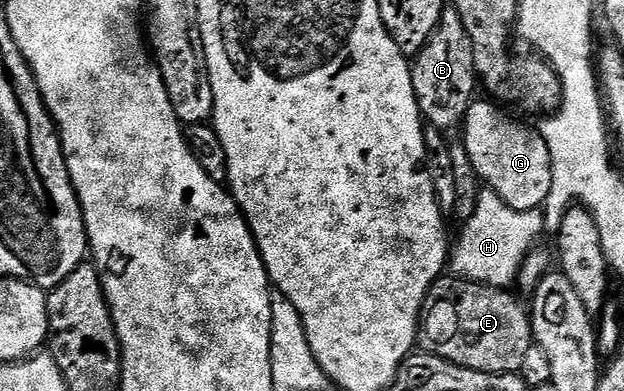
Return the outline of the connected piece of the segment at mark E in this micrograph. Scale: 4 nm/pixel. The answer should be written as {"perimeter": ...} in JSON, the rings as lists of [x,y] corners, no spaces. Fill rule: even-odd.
{"perimeter":[[[443,276],[438,281],[433,282],[426,296],[426,302],[422,306],[422,316],[418,319],[418,341],[417,345],[421,347],[425,353],[435,354],[441,358],[448,359],[452,364],[463,366],[469,370],[476,372],[488,372],[489,374],[516,374],[523,368],[522,365],[526,362],[526,357],[530,354],[530,348],[535,345],[533,328],[531,326],[531,315],[528,313],[527,307],[521,306],[512,295],[510,290],[501,286],[489,286],[483,282],[471,282],[467,278],[457,276]]]}

